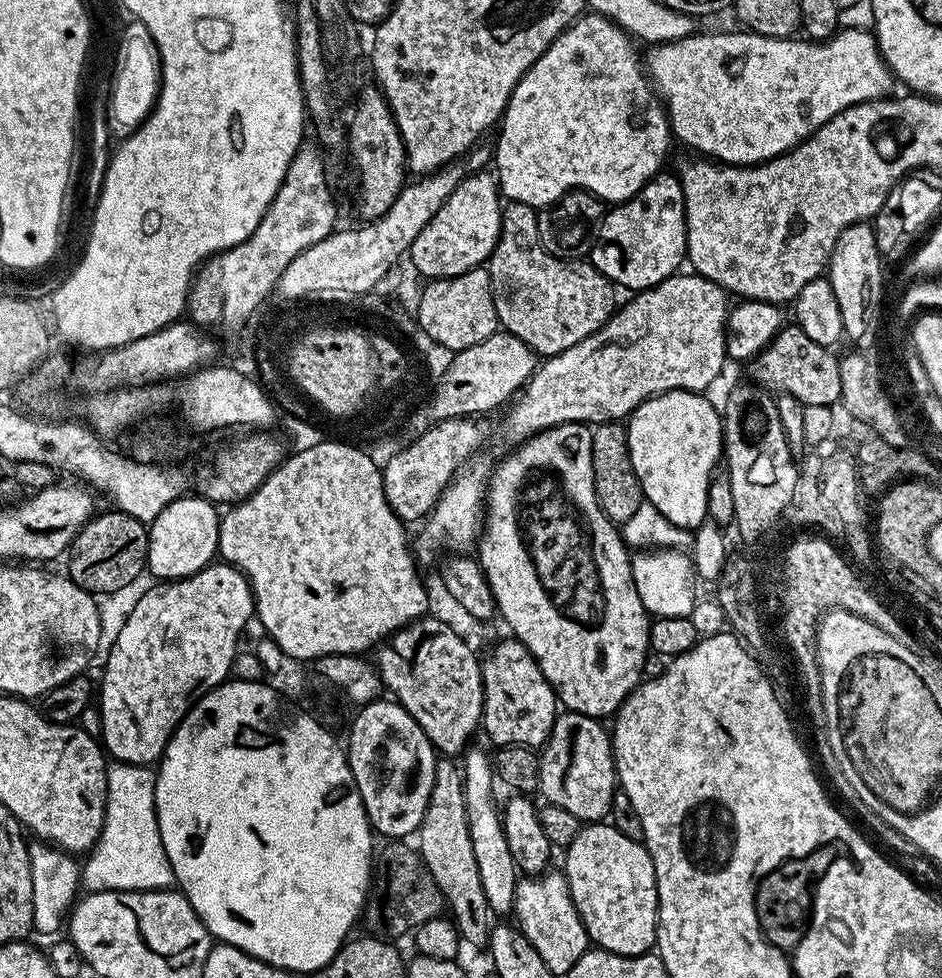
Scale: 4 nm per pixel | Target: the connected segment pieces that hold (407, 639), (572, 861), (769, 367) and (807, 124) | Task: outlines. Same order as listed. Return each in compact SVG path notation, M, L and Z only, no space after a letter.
M428 614L393 632L386 642L379 645L376 654L374 663L380 670L381 685L387 691L389 688L393 692L389 693L412 715L414 722L422 726L426 738L437 753L448 758L459 757L473 743L472 735L478 732L484 718L484 683L480 673L482 664L478 656L476 660L471 646L450 625Z
M592 822L581 827L568 844L562 875L568 882L568 892L588 931L588 939L597 948L619 956L642 956L656 947L656 914L660 910L654 862L647 848L638 840L626 838L608 822Z
M785 326L751 361L751 379L773 394L793 396L806 406L832 406L840 400L842 390L840 362L834 353L832 348L818 346L818 342L806 338L800 328Z
M846 28L840 30L835 36L828 40L813 42L808 38L770 38L759 36L756 32L739 30L740 32L704 32L693 34L665 44L653 44L647 49L648 57L645 55L642 60L646 75L661 101L666 105L668 123L673 137L676 136L688 148L700 152L705 157L719 162L725 166L751 166L753 164L765 164L773 160L775 156L786 154L792 148L797 148L802 141L808 139L821 128L830 118L834 118L842 110L846 110L855 104L862 104L865 100L879 100L887 97L888 92L894 85L892 69L888 67L883 56L880 55L880 48L876 44L876 37L871 31L862 28Z

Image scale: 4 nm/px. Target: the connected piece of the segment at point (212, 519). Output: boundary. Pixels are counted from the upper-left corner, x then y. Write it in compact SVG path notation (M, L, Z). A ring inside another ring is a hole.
M185 494L170 502L148 528L147 571L153 572L157 581L167 582L192 576L208 567L220 546L221 519L217 505L199 494Z

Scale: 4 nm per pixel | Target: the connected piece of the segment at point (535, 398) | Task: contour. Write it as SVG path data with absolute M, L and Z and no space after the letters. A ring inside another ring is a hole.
M677 274L658 282L652 288L646 288L643 292L637 292L631 298L629 304L621 303L616 308L612 316L605 322L596 333L590 334L584 341L578 342L576 346L571 346L568 350L563 350L557 356L549 356L532 373L531 380L519 393L518 399L507 409L508 417L504 420L504 432L512 439L512 442L523 442L529 436L534 436L545 428L557 428L560 424L571 424L573 422L583 422L588 426L606 424L609 422L620 422L631 416L634 409L644 400L651 396L660 396L664 392L699 392L703 393L704 388L708 388L720 376L720 371L726 365L726 353L724 350L724 323L728 321L728 309L730 307L729 293L720 288L714 282L710 282L704 276L695 274Z

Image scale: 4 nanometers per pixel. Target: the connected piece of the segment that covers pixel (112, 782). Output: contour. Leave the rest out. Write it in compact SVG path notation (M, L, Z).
M116 762L108 770L108 793L106 794L106 810L104 811L104 825L100 836L96 840L96 847L91 849L88 861L82 864L82 884L88 892L151 892L153 890L168 890L173 887L174 877L172 867L166 858L166 850L162 846L162 838L158 830L158 818L156 817L156 772L151 767L142 764L126 764Z

